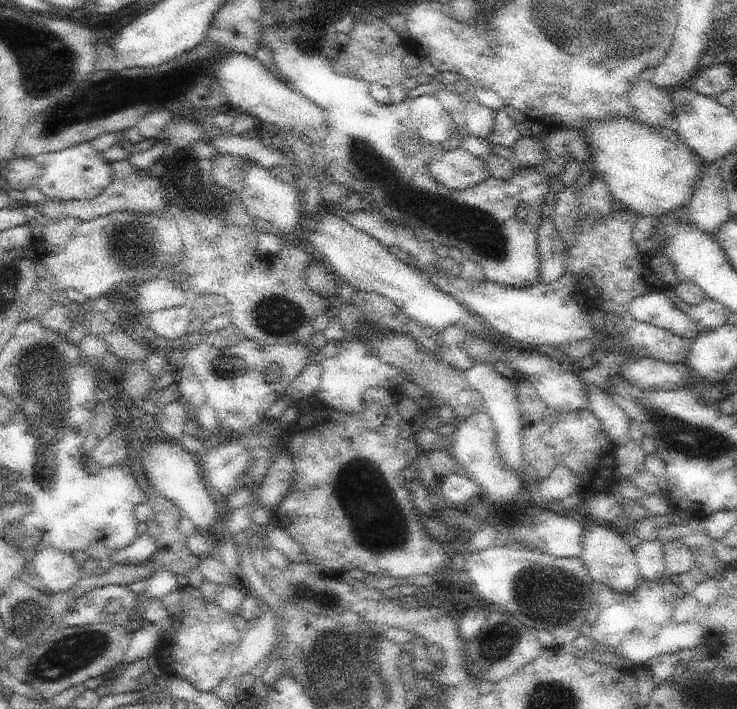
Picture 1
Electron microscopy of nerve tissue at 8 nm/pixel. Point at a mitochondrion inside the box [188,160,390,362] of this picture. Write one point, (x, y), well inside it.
(276, 315)

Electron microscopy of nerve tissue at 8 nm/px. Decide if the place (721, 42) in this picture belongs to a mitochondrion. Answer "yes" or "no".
no

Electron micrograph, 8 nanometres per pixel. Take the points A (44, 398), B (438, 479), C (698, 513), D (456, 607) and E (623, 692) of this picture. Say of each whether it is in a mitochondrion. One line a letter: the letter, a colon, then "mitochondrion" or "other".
A: mitochondrion
B: other
C: other
D: other
E: other

